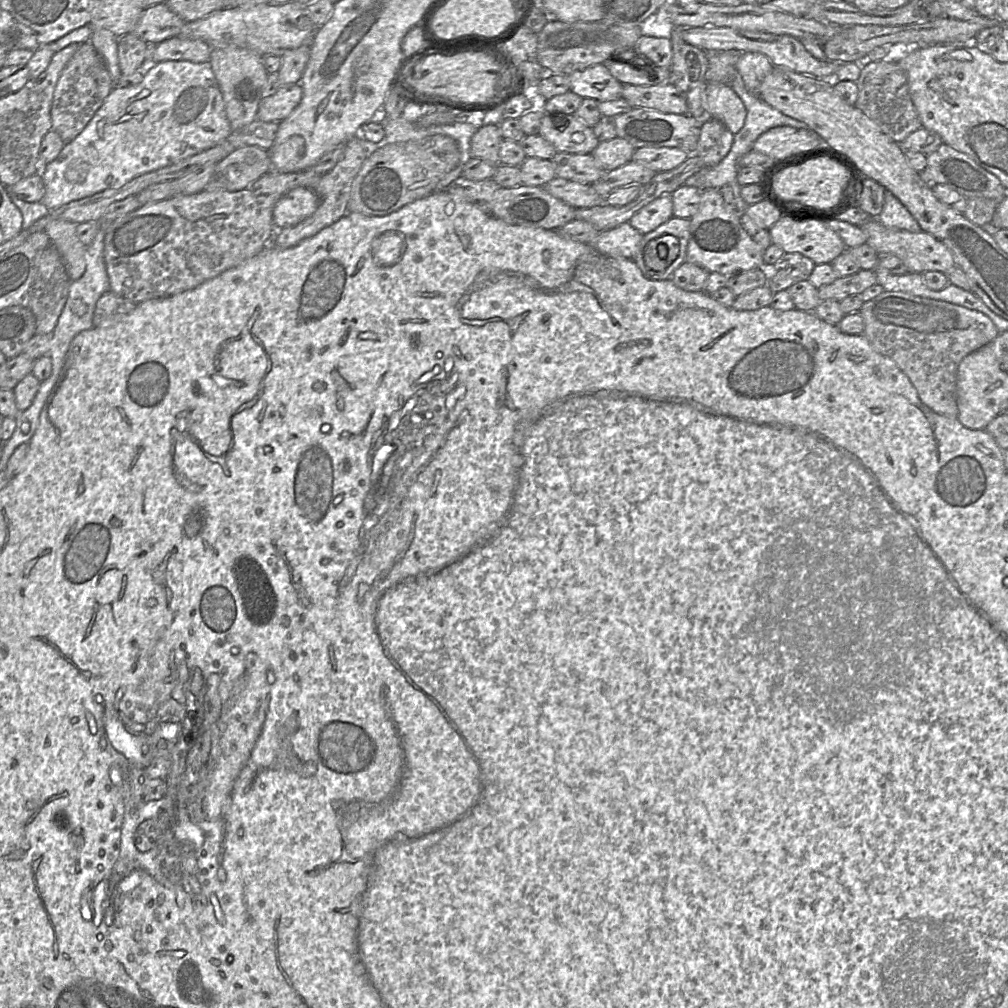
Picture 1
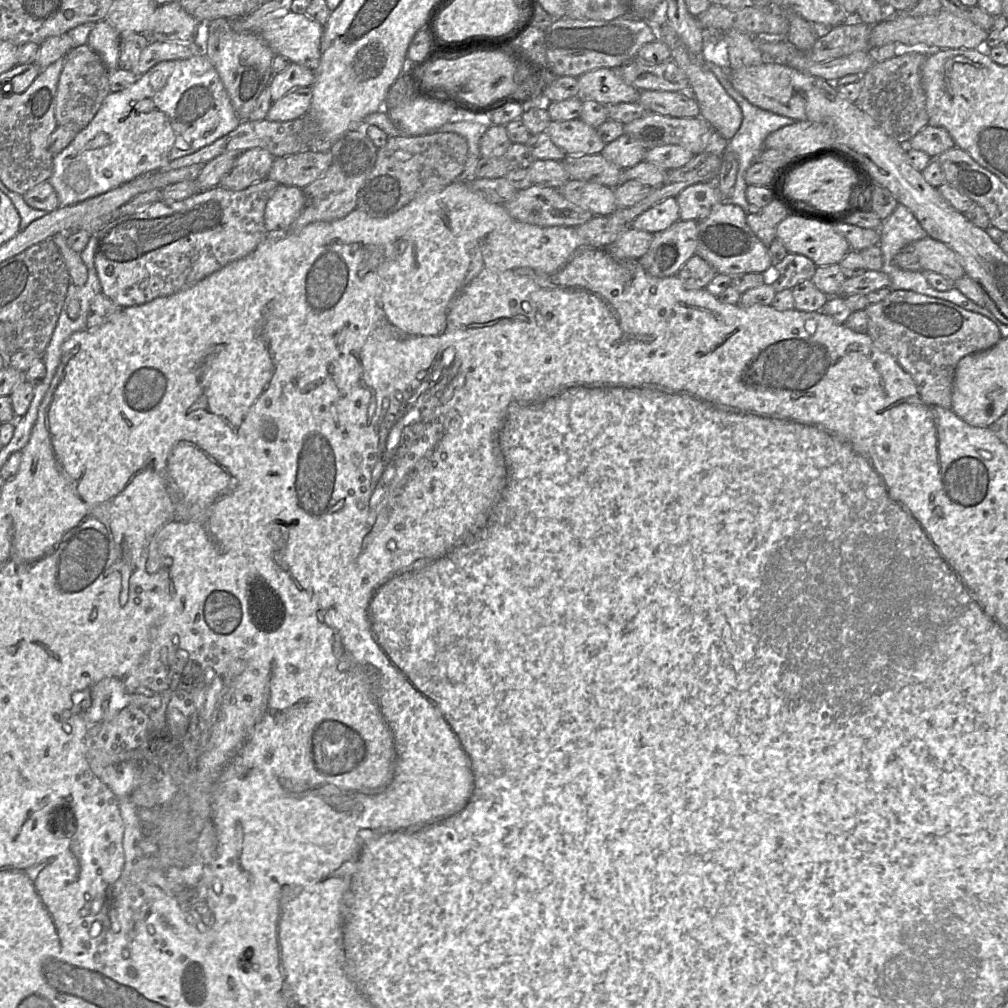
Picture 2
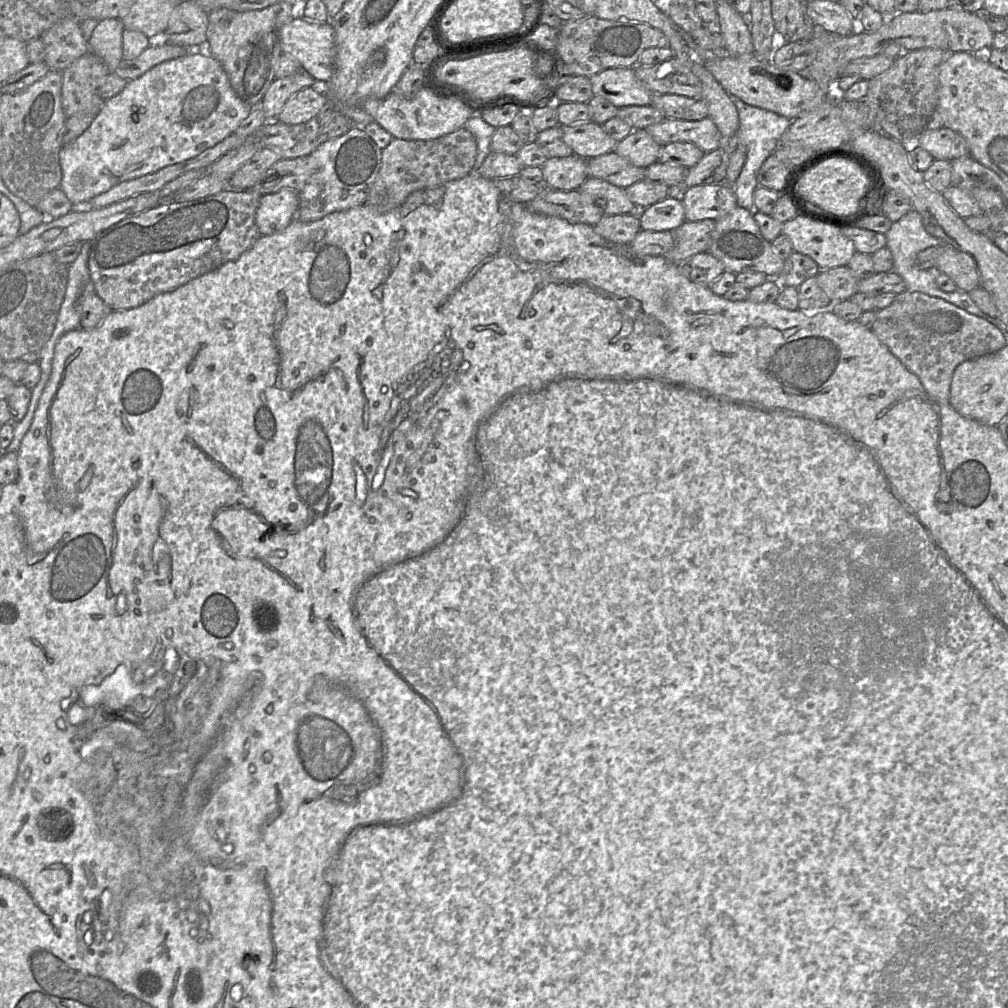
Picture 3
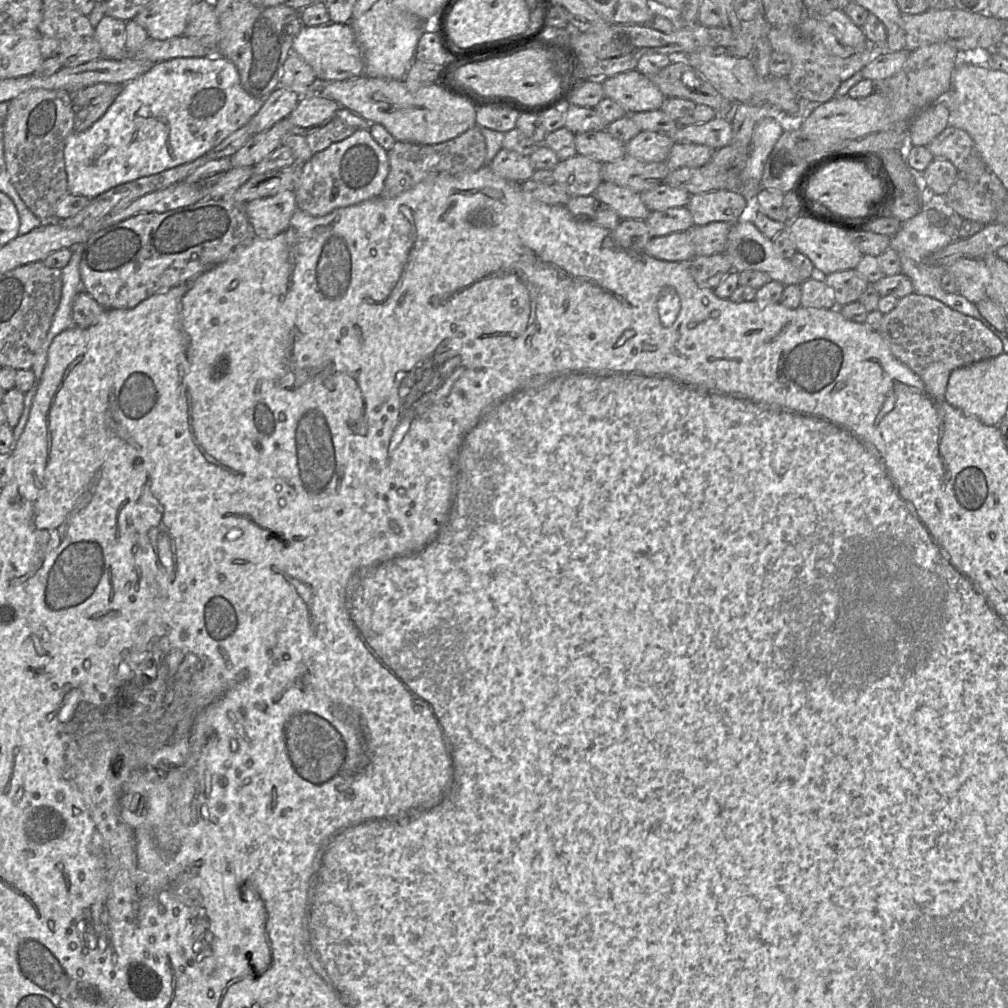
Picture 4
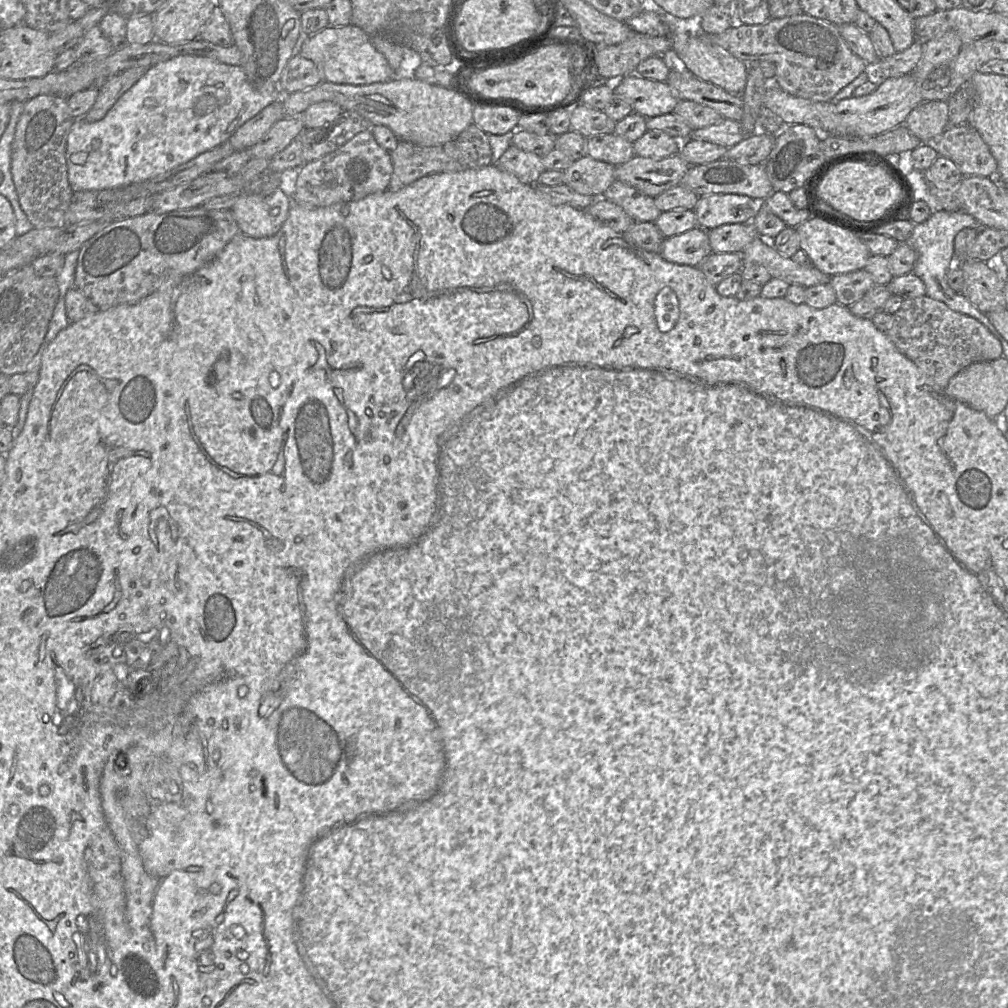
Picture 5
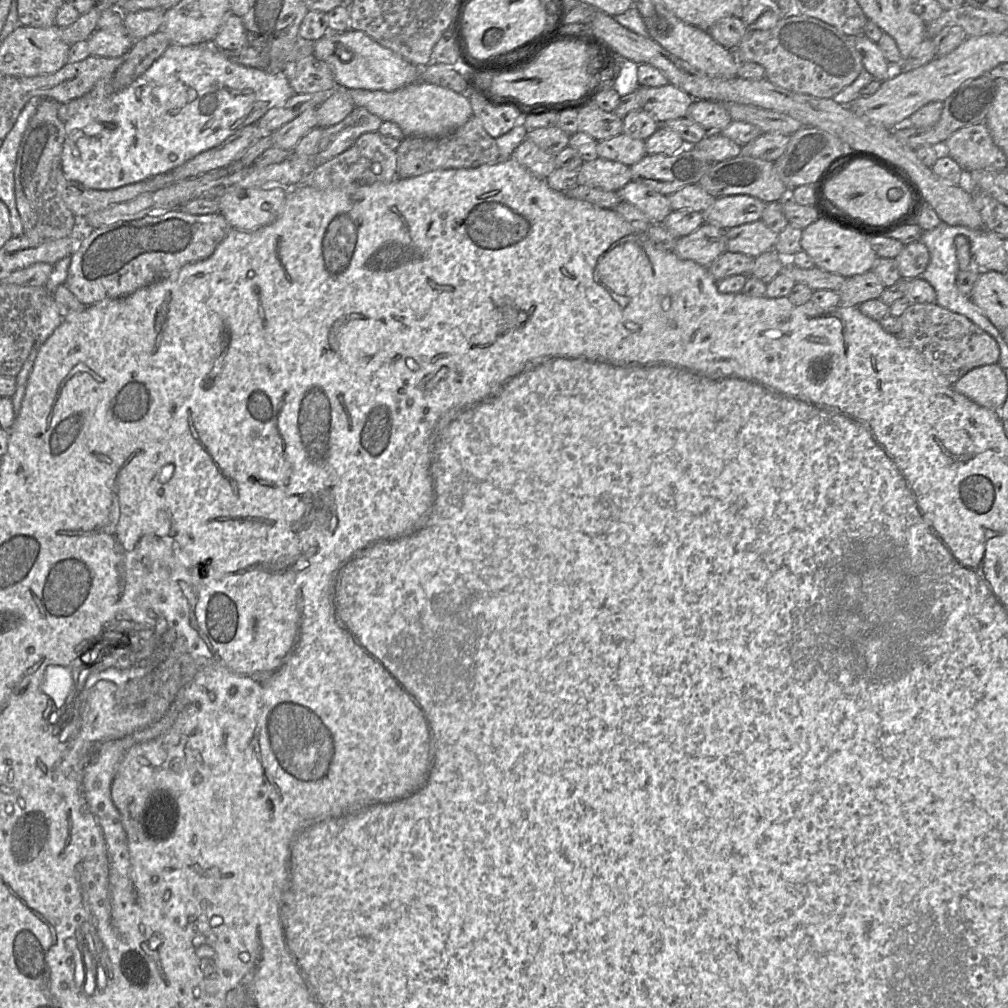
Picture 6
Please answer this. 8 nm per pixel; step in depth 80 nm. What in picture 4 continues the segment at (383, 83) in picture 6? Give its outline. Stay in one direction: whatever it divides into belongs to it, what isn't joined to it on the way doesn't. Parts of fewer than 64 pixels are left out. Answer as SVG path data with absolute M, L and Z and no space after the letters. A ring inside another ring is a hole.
M349 23L303 26L293 42L293 53L303 58L314 70L318 80L343 81L360 77L364 73L364 57Z

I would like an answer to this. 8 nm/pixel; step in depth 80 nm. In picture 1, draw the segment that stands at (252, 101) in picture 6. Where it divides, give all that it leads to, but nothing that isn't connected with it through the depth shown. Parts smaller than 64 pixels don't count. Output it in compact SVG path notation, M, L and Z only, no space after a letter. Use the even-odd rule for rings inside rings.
M169 60L156 63L146 72L140 83L129 87L117 87L114 84L112 91L84 130L72 141L66 142L60 154L53 161L46 166L42 166L41 172L39 173L44 182L45 195L40 202L51 211L67 205L70 202L92 196L106 189L121 187L138 176L175 165L185 159L204 152L225 141L232 132L226 115L223 96L209 61L196 63L185 60Z

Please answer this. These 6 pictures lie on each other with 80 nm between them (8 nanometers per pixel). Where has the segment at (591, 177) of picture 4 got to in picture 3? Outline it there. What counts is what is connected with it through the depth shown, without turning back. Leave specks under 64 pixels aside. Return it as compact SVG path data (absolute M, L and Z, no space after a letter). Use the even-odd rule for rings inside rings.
M574 154L566 158L549 158L541 166L544 186L573 191L589 177L587 160Z

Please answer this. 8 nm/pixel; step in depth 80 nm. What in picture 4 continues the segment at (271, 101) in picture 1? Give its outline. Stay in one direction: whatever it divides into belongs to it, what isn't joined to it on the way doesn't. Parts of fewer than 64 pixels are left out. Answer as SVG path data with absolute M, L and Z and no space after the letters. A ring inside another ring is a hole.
M303 95L288 119L295 127L310 128L328 120L341 107L332 99Z

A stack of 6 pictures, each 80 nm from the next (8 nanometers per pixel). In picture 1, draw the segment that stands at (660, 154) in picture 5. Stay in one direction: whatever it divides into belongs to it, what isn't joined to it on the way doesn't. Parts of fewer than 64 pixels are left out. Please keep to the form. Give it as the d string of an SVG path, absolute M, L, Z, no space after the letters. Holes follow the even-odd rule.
M615 137L600 142L591 155L599 168L612 171L630 162L635 150L627 140Z

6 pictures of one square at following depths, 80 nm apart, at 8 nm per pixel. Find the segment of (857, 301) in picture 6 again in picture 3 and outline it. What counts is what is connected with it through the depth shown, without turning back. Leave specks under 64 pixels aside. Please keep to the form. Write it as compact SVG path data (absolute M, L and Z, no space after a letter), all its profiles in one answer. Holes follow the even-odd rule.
M848 266L819 270L816 277L819 286L833 303L848 300L857 292L858 279Z

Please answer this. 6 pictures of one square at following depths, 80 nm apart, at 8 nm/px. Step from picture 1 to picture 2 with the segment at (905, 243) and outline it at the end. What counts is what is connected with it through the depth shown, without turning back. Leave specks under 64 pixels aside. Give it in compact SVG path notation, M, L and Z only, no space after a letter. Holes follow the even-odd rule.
M929 236L912 242L903 251L915 253L920 260L922 271L939 273L951 281L966 275L957 254L945 243Z

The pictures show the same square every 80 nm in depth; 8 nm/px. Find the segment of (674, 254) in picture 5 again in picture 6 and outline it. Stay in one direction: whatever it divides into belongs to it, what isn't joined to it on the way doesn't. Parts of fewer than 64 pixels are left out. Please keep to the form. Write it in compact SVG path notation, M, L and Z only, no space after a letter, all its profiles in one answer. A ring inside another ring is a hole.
M704 223L687 236L679 237L673 252L683 260L708 267L726 251L725 229Z

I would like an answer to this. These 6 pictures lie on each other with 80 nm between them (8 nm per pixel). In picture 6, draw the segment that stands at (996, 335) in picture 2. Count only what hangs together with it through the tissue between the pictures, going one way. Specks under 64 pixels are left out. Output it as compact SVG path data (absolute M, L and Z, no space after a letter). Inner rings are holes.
M937 303L911 304L900 316L902 329L898 335L904 344L913 346L931 365L943 385L954 385L974 368L996 364L1000 349L996 340L963 315L951 312Z

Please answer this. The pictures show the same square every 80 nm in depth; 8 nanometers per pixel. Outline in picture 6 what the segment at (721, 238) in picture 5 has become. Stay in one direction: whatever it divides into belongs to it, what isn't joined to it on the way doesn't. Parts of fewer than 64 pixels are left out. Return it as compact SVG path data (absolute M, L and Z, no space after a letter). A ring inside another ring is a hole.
M761 220L728 228L725 229L726 251L755 258L774 249L778 234Z

